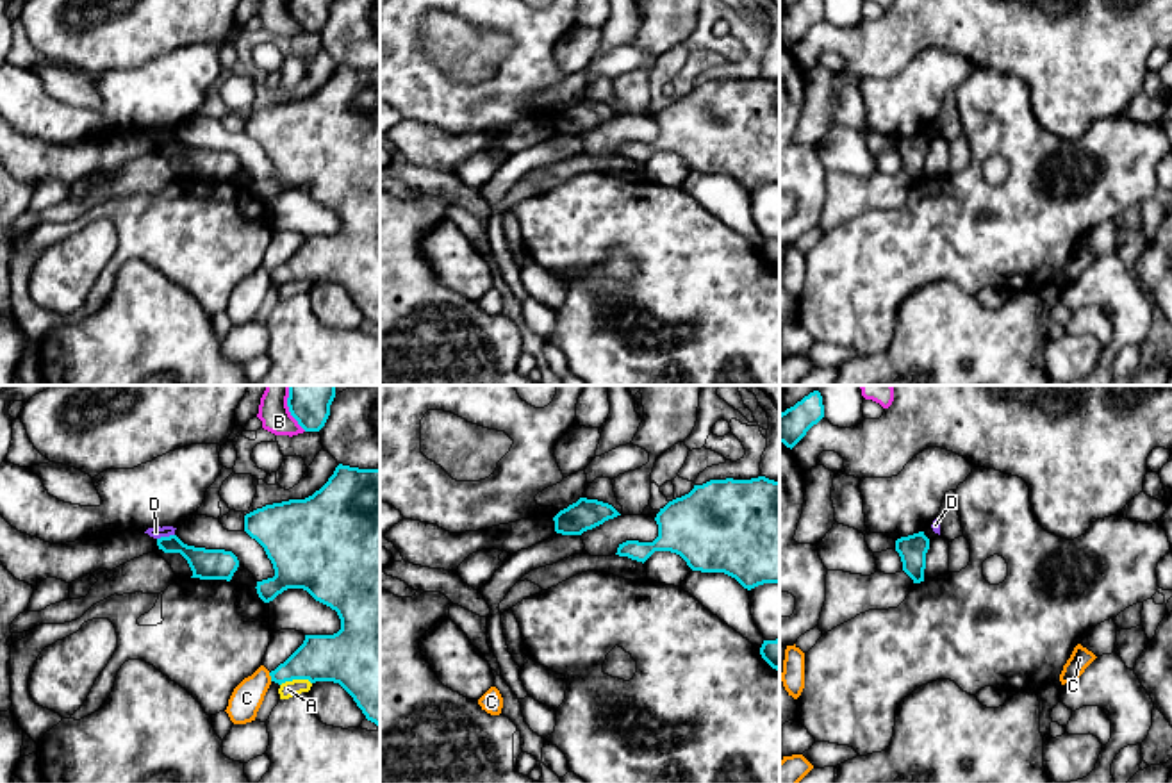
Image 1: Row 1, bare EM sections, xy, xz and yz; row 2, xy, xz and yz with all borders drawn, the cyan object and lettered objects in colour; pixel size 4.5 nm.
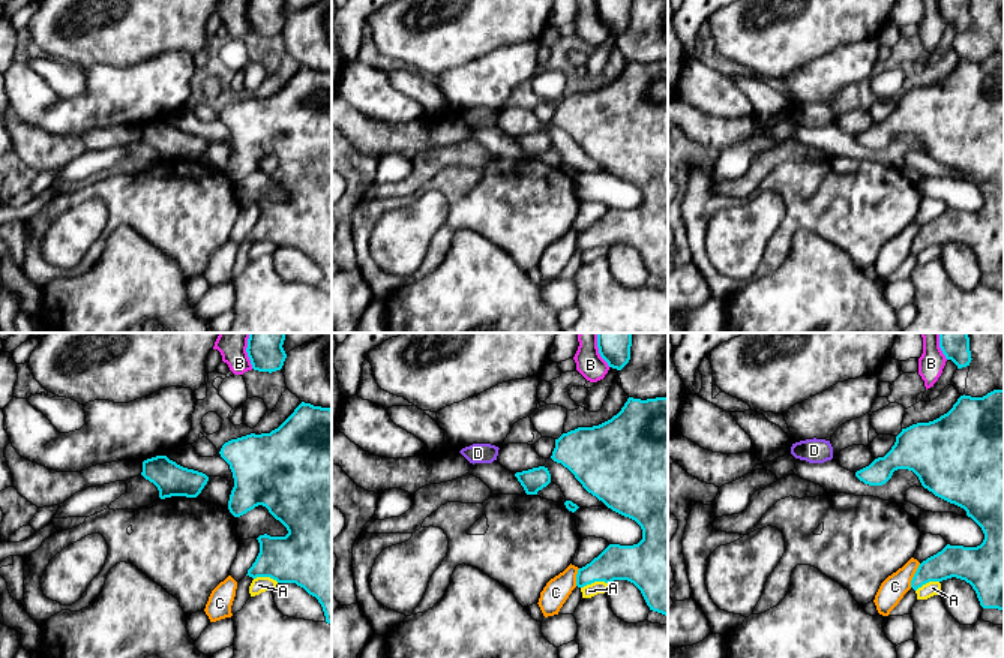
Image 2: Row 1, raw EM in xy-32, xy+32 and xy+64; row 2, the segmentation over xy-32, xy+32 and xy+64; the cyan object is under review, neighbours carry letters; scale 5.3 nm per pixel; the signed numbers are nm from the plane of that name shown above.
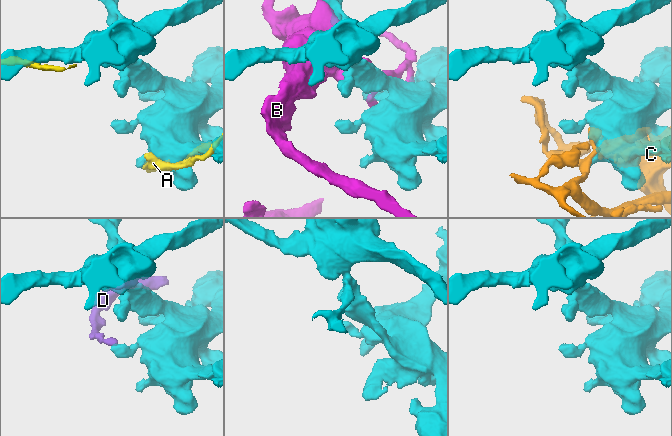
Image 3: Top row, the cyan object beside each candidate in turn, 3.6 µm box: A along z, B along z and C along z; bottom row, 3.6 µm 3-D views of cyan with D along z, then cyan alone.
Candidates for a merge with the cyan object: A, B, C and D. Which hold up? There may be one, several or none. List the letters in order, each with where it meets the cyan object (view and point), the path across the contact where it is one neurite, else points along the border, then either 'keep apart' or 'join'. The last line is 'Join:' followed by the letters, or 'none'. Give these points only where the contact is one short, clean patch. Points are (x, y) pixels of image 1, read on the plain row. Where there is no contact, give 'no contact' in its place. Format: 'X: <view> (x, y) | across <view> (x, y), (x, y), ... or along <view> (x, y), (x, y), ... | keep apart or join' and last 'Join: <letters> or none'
A: xy (295, 279) | keep apart
B: xy (291, 15) | keep apart
C: xy (270, 275) | keep apart
D: xy (165, 138) | along xy (173, 134), (157, 140) | keep apart
Join: none

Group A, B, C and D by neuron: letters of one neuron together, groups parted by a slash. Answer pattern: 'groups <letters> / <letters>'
groups A / B / C / D

